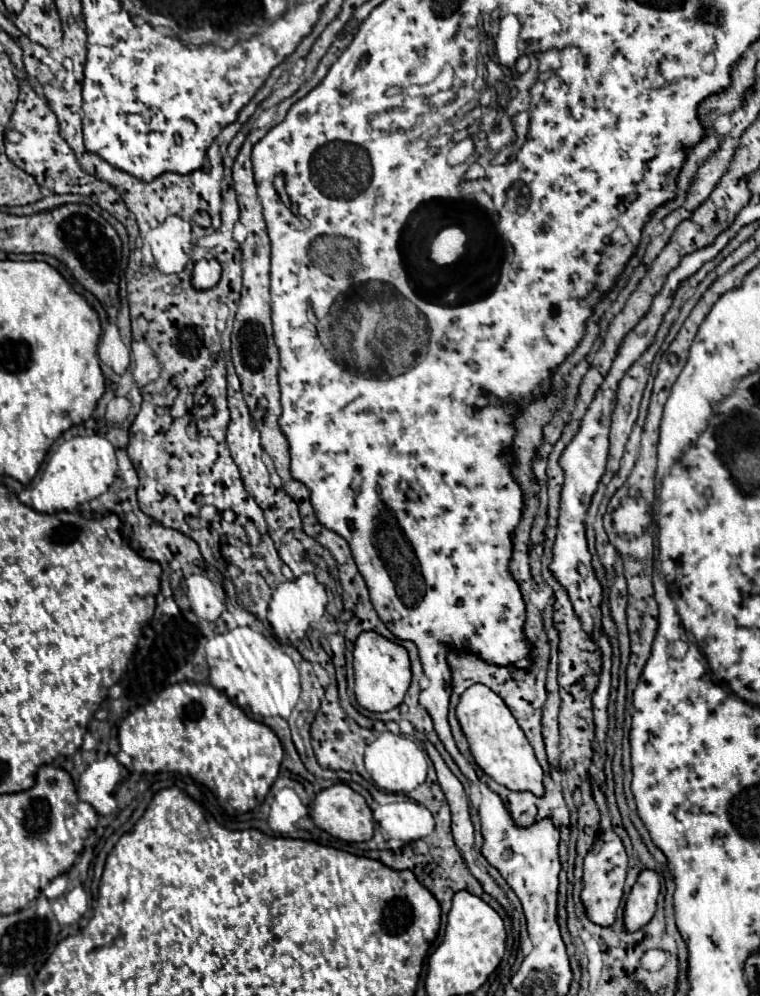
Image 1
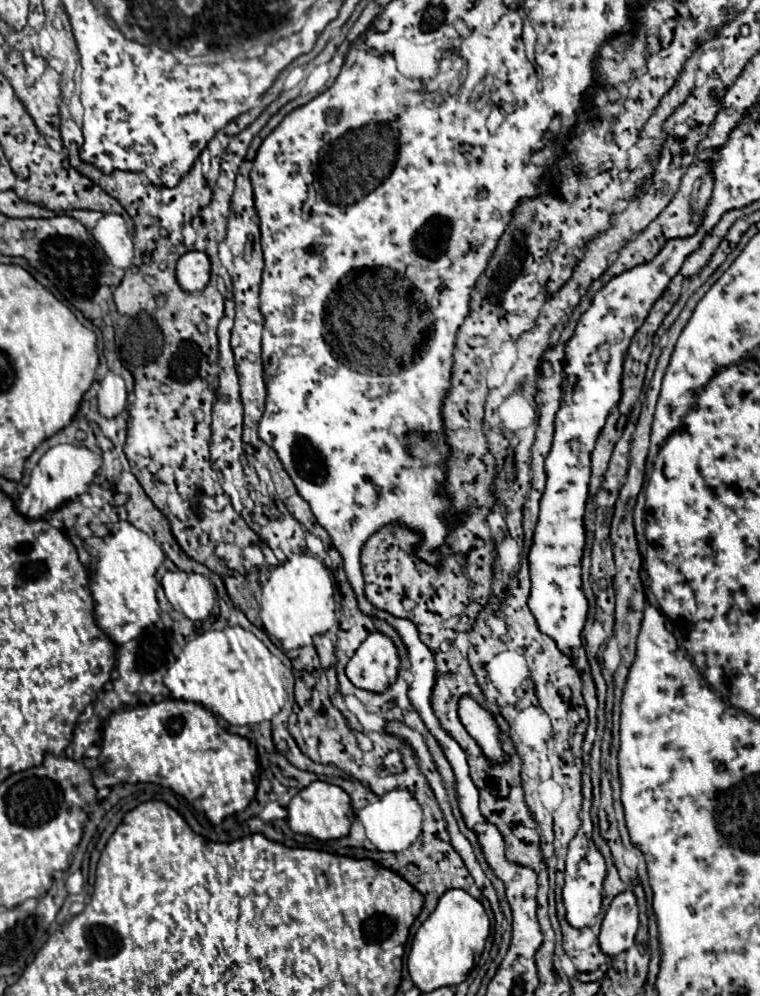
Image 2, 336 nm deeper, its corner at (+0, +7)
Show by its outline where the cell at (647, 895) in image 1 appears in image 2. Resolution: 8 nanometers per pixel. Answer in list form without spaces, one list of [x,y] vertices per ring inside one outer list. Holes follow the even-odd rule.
[[[633,890],[617,894],[603,918],[599,946],[605,954],[615,956],[633,946],[639,926],[639,906]]]

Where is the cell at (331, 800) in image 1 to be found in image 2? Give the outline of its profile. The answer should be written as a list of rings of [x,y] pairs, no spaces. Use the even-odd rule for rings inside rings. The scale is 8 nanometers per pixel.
[[[321,780],[313,782],[307,788],[303,788],[301,792],[297,792],[293,796],[293,800],[289,802],[287,812],[289,812],[287,822],[289,822],[293,832],[309,834],[317,840],[335,840],[335,838],[347,836],[351,822],[355,818],[349,794],[343,788],[329,784],[329,782],[321,782]]]

